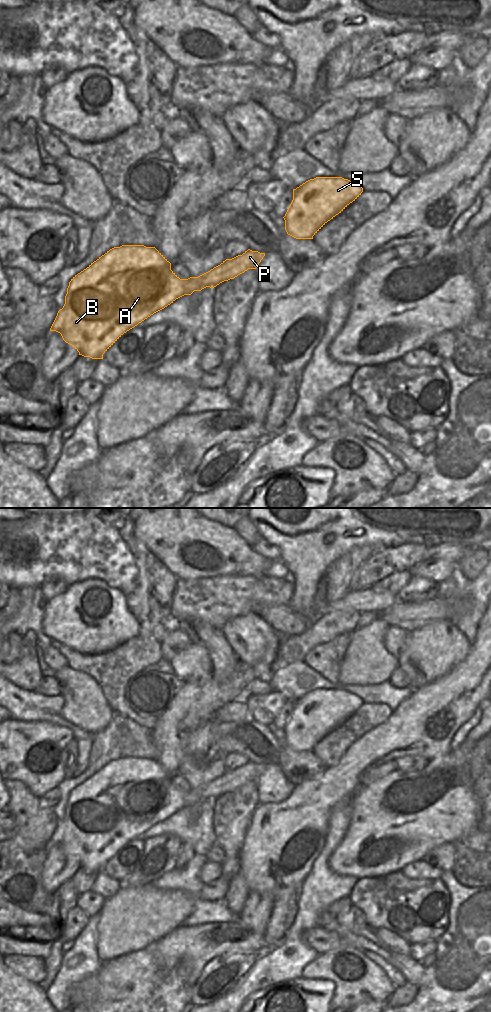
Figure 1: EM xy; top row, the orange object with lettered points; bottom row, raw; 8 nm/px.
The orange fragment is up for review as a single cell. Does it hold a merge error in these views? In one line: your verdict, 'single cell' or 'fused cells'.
single cell

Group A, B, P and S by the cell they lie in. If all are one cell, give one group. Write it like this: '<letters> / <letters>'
A B P S

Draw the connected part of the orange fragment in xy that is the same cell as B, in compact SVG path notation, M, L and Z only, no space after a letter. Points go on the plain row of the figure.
M122 757L114 759L75 787L69 794L65 816L57 825L50 840L61 846L63 852L72 857L79 867L92 871L103 871L103 866L127 843L164 821L176 811L201 803L206 799L214 800L224 793L234 791L248 781L256 781L265 765L248 761L242 767L226 771L210 783L188 791L180 791L172 782L171 775L155 760L144 757Z

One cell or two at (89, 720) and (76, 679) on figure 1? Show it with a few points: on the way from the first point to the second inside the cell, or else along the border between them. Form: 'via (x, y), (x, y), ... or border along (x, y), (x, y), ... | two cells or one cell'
via (89, 710), (85, 706), (83, 695), (78, 689) | one cell

